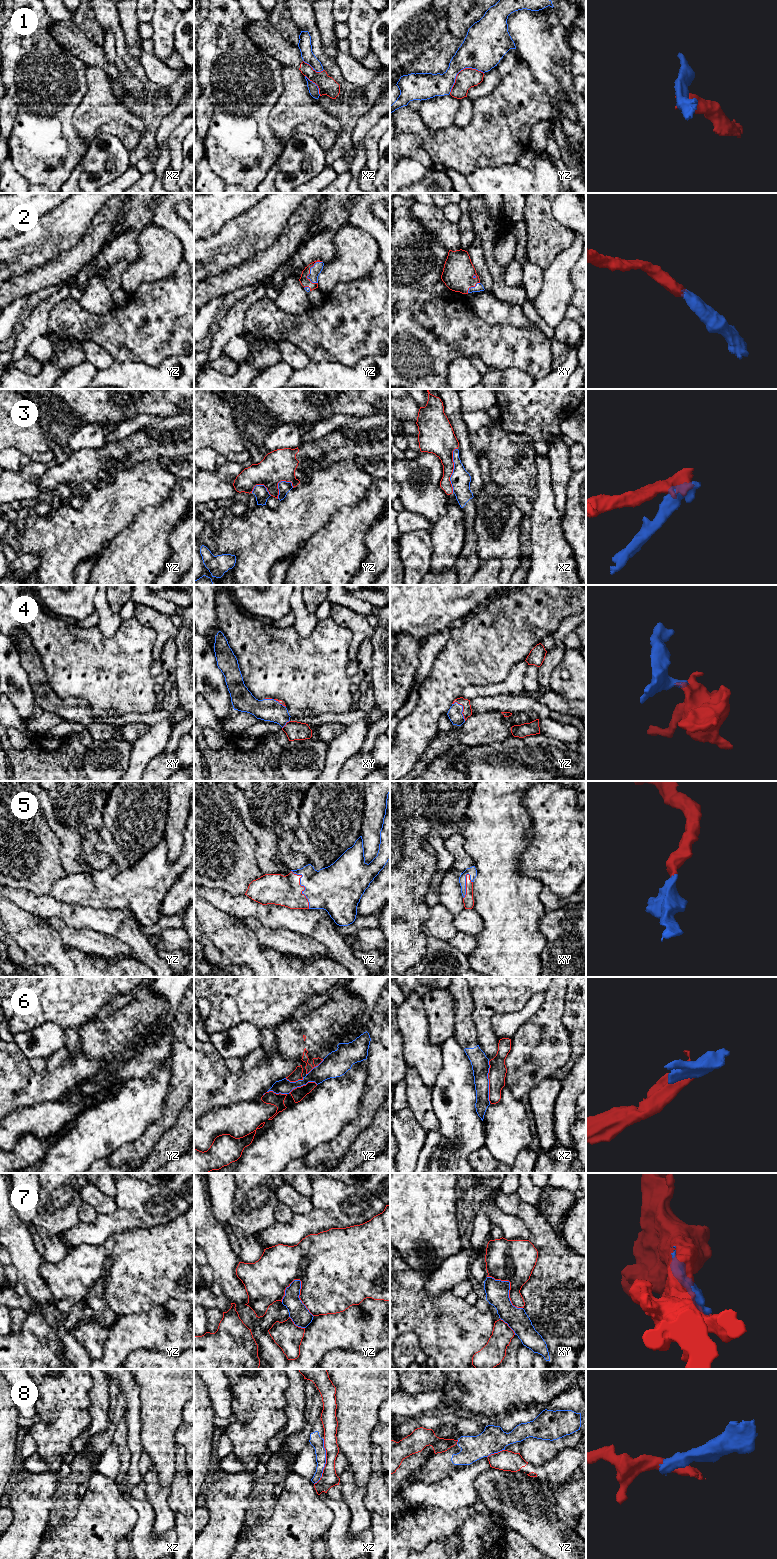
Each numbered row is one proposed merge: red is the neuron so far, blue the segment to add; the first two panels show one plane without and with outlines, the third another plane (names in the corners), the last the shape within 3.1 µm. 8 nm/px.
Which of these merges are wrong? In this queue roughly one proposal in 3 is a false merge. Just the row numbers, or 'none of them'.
1, 3, 6, 7, 8

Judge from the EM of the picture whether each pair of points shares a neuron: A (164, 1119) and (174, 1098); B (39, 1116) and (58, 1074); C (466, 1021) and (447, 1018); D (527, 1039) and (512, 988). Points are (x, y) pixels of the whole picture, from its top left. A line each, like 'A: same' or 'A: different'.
A: same
B: different
C: different
D: different

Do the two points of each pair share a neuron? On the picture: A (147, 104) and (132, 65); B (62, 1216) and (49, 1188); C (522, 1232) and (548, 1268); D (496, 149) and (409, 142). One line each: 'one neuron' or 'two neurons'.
A: one neuron
B: one neuron
C: two neurons
D: two neurons

